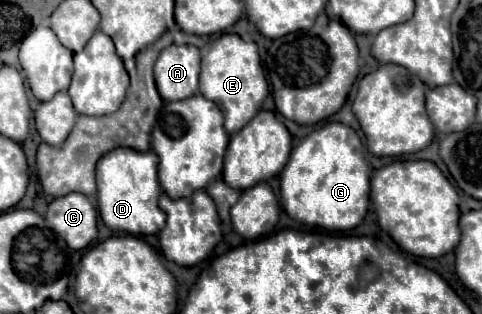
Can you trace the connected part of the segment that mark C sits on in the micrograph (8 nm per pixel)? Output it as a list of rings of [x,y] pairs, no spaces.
[[[68,193],[54,199],[46,211],[46,223],[74,251],[84,249],[98,235],[96,209],[82,193]]]

